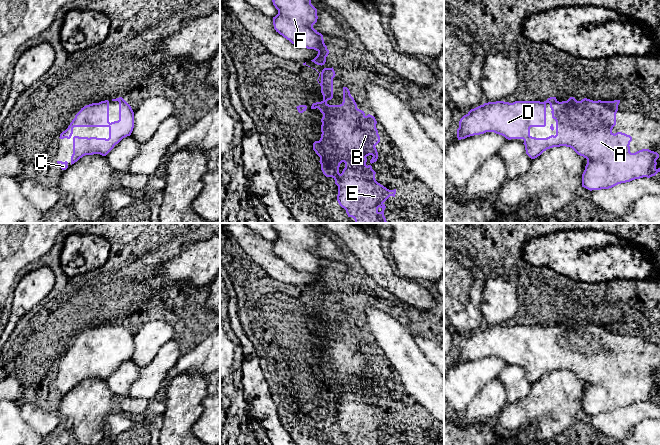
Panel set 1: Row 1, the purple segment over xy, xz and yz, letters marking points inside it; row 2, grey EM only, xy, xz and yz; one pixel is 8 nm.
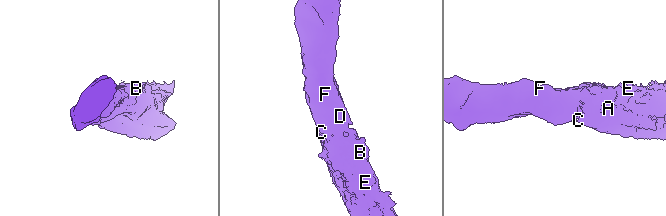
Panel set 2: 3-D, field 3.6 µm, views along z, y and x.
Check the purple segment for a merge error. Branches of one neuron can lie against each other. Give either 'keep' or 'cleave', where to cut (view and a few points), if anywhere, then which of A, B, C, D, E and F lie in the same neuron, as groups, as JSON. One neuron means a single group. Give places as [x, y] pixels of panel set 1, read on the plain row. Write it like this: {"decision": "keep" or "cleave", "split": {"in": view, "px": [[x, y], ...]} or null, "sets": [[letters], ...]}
{"decision": "keep", "split": null, "sets": [["A", "B", "C", "D", "E", "F"]]}

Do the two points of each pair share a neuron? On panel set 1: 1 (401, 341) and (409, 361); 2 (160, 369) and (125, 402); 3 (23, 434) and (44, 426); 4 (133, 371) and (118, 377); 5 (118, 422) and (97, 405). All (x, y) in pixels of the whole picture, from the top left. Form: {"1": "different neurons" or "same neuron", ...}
{"1": "same neuron", "2": "different neurons", "3": "different neurons", "4": "same neuron", "5": "different neurons"}

